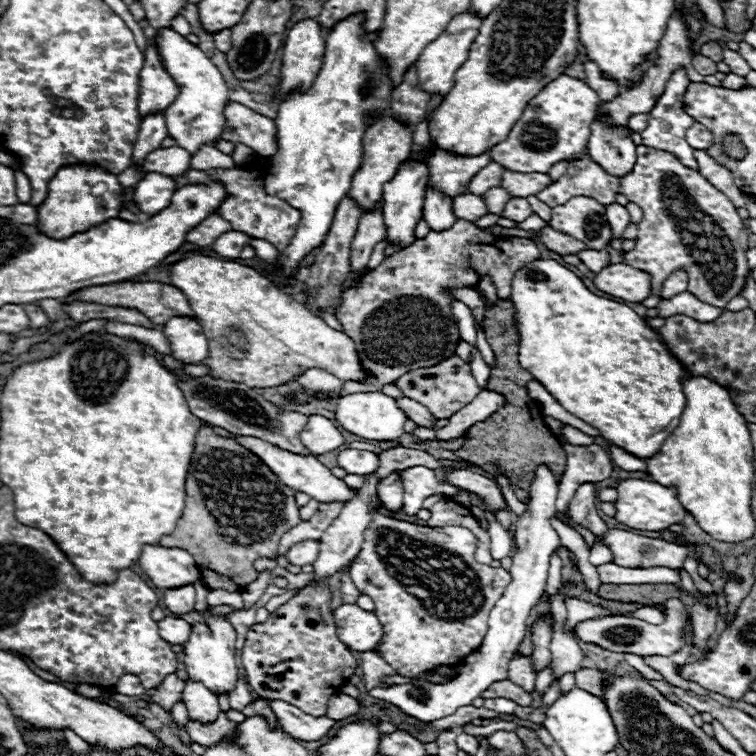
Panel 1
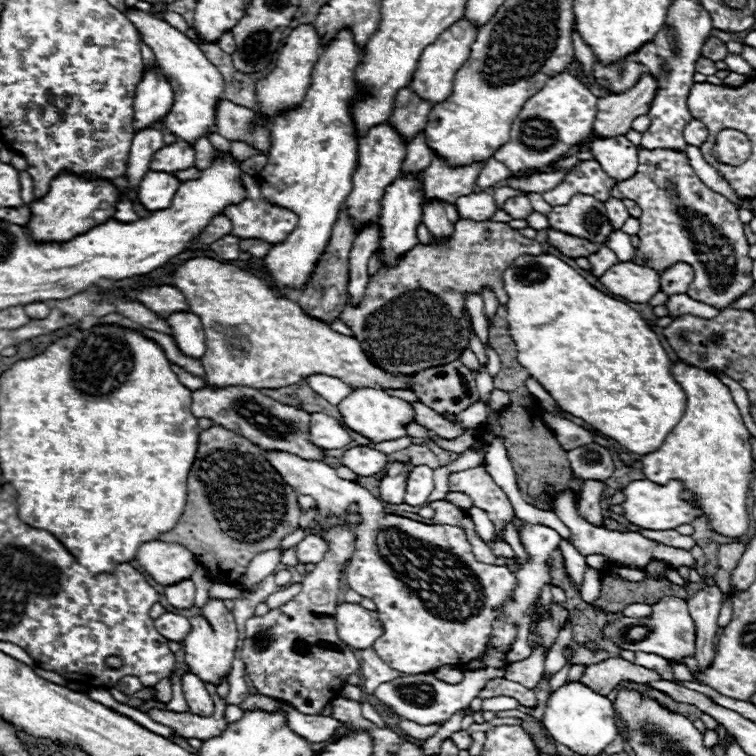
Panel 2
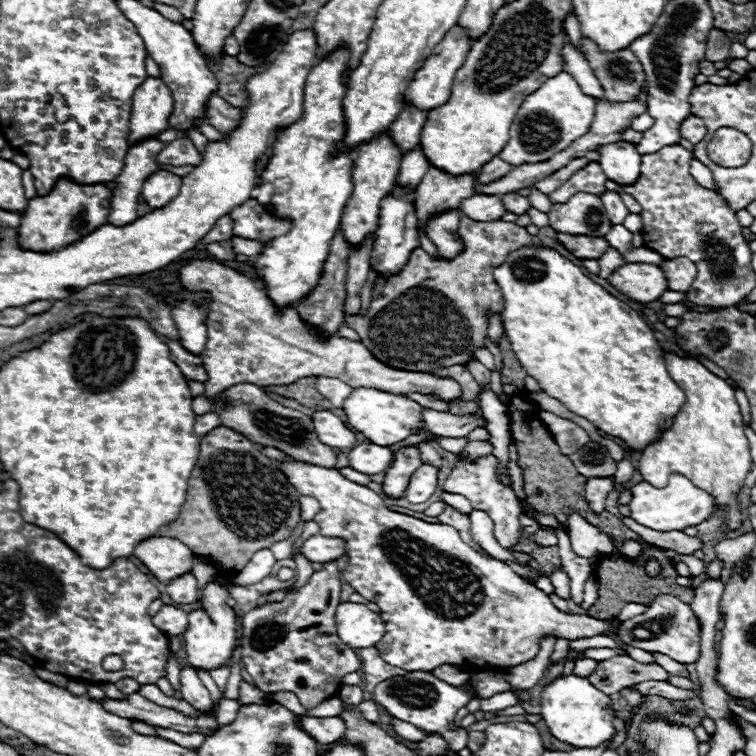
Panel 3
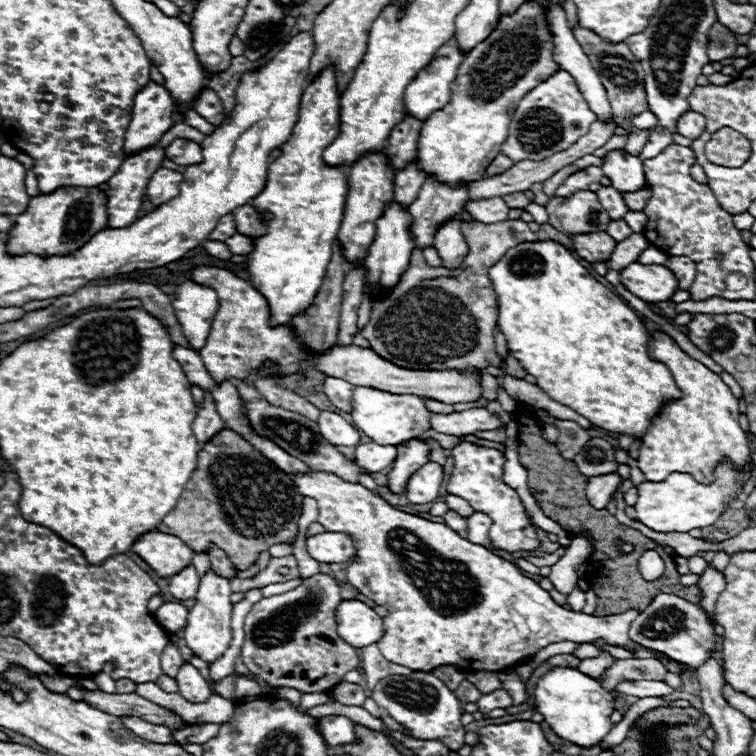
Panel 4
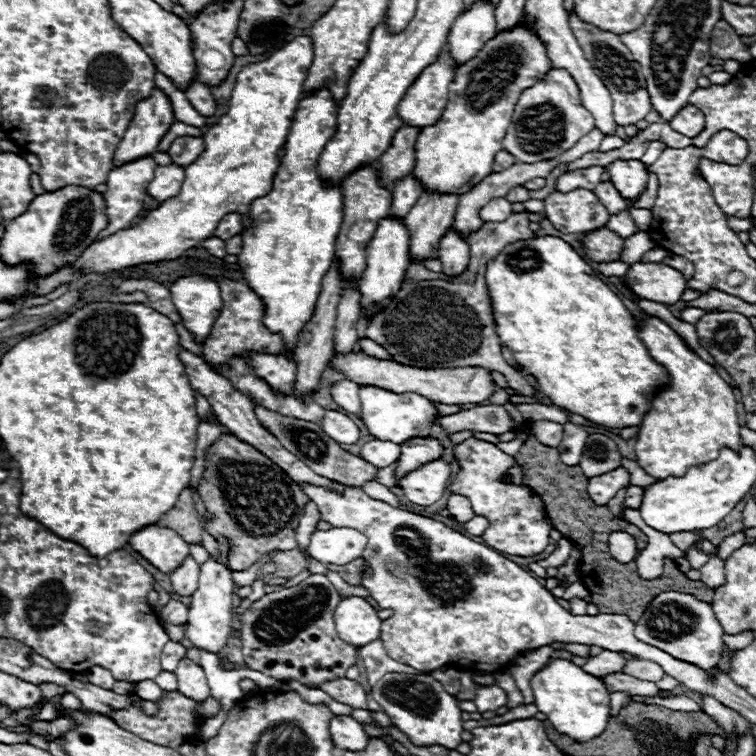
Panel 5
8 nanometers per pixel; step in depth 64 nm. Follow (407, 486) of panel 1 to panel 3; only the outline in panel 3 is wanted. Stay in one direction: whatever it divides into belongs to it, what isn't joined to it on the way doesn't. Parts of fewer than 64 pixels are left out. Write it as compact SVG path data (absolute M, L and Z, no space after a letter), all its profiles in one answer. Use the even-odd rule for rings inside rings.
M424 464L410 476L404 498L412 504L422 504L436 492L436 486L438 486L438 468Z

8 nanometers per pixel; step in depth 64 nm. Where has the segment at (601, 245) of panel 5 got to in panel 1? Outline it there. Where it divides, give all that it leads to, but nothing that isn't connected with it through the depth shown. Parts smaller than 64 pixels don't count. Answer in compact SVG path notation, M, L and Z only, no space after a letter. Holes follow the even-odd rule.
M544 226L536 236L548 250L558 252L558 254L576 254L580 250L586 250L586 244L582 244L580 240L576 240L572 236L566 236L562 232L554 230L552 226Z

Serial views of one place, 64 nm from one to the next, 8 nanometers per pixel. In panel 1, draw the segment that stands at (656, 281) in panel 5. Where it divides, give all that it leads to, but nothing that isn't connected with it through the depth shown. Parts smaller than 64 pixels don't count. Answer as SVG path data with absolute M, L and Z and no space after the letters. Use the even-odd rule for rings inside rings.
M626 264L606 266L594 276L594 286L628 302L642 302L650 296L650 276Z

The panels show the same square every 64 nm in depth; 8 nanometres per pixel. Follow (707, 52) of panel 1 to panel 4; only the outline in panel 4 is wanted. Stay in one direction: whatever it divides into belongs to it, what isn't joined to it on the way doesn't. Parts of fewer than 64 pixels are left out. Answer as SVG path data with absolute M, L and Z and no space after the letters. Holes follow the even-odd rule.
M714 24L708 32L708 58L710 62L720 62L724 58L730 58L736 50L736 38L734 32L730 32L722 24Z

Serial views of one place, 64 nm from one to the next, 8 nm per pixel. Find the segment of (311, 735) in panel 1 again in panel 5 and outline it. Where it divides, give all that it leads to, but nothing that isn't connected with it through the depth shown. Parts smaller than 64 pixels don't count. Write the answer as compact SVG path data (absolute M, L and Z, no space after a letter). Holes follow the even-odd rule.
M334 716L330 720L330 736L338 748L346 750L364 750L368 744L362 724L350 716Z

